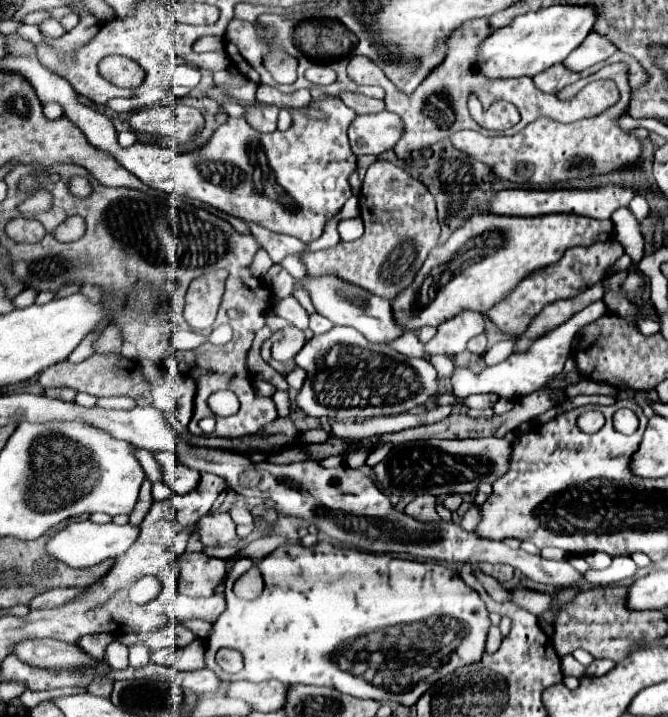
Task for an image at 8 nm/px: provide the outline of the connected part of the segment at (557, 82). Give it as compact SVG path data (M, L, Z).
M562 63L556 65L556 67L550 67L548 71L540 73L534 77L534 85L544 91L544 93L558 93L562 87L574 83L576 79L582 79L582 77L588 77L596 71L598 67L592 67L592 69L584 69L584 71L572 71L568 67L564 67Z

